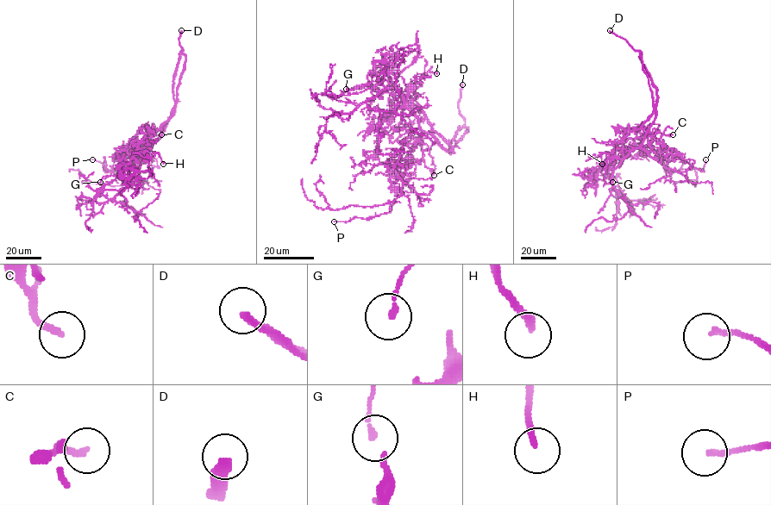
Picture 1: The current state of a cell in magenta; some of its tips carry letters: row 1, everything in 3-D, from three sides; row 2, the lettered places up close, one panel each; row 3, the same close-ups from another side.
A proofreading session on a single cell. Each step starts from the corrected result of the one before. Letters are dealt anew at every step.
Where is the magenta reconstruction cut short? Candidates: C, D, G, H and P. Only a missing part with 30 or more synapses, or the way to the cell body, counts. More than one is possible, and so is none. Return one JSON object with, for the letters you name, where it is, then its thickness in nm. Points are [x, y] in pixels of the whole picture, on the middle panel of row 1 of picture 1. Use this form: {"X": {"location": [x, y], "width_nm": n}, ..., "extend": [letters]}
{"D": {"location": [462, 84], "width_nm": 300}, "H": {"location": [436, 73], "width_nm": 200}, "extend": ["D", "H"]}

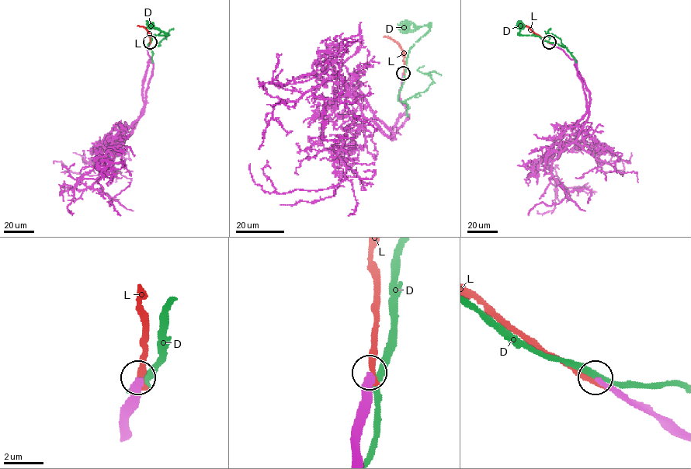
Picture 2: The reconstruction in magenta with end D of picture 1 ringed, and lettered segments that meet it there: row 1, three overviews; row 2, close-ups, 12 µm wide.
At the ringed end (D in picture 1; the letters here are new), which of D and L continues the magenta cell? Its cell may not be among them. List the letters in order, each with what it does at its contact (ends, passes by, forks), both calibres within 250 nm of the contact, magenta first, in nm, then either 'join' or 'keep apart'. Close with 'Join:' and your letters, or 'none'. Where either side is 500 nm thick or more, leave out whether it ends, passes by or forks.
D: it passes by; calibres 380 and 280 nm; keep apart
L: it ends; calibres 380 and 280 nm; keep apart
Join: none

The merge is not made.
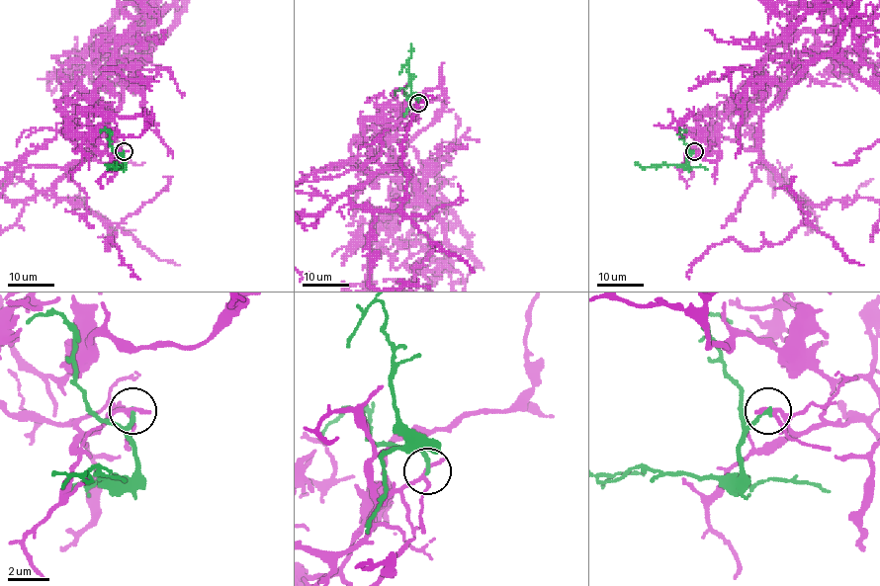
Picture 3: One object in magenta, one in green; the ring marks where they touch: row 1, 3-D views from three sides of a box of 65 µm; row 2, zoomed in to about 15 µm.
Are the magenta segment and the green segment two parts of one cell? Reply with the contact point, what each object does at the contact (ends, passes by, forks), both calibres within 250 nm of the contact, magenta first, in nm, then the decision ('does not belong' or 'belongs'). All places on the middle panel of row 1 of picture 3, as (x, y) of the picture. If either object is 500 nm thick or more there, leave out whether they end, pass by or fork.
at (418, 103); magenta passes by; green ends there; 190 nm thick on the magenta side, 220 nm on the other; does not belong

